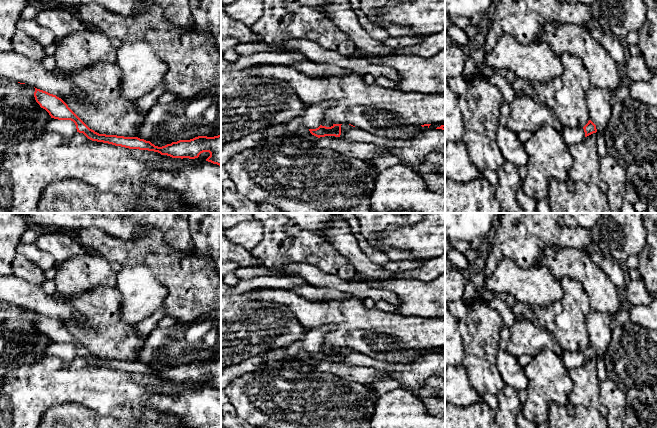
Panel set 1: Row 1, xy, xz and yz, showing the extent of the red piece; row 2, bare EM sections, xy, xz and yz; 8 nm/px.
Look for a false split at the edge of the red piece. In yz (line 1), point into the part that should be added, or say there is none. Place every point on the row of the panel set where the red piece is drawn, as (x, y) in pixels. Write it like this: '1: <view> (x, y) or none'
1: none

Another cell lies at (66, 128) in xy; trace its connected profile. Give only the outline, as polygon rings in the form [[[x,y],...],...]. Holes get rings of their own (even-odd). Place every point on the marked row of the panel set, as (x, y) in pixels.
[[[50,118],[45,125],[37,128],[40,134],[55,132],[64,138],[70,138],[77,133],[76,125],[71,120],[58,120]]]

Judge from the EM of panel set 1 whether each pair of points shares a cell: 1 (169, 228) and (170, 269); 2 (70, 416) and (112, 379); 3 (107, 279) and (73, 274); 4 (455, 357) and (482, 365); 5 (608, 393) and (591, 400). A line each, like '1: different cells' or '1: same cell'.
1: different cells
2: different cells
3: same cell
4: different cells
5: different cells

